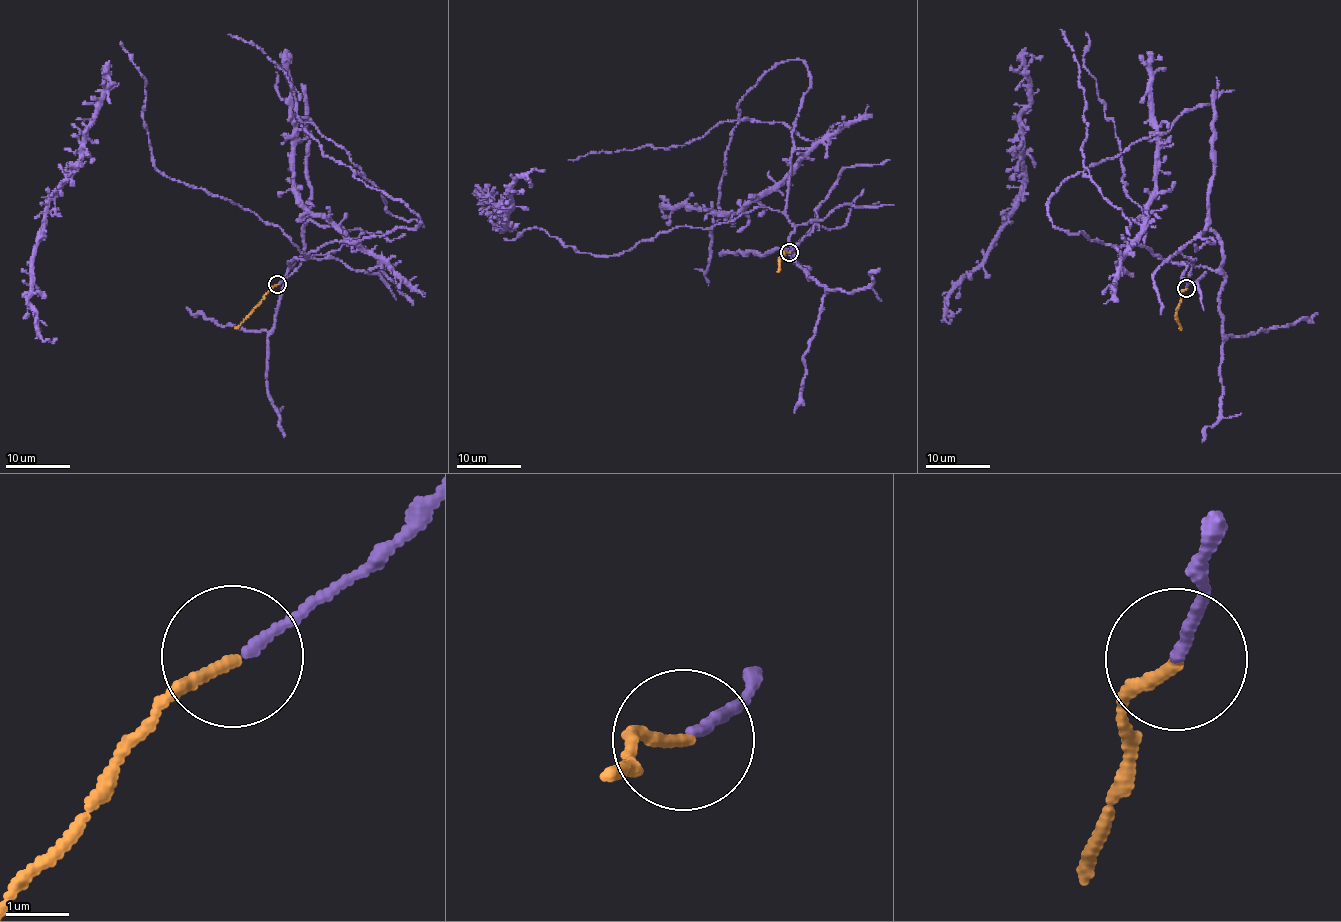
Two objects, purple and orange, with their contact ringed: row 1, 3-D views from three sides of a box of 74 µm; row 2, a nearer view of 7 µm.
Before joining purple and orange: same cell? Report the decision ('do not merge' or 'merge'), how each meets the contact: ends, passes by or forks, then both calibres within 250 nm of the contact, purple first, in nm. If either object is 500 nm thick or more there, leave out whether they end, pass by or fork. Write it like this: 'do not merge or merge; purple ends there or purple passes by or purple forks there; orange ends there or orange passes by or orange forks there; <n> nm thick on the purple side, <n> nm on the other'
merge; purple ends there; orange ends there; 140 nm thick on the purple side, 170 nm on the other

